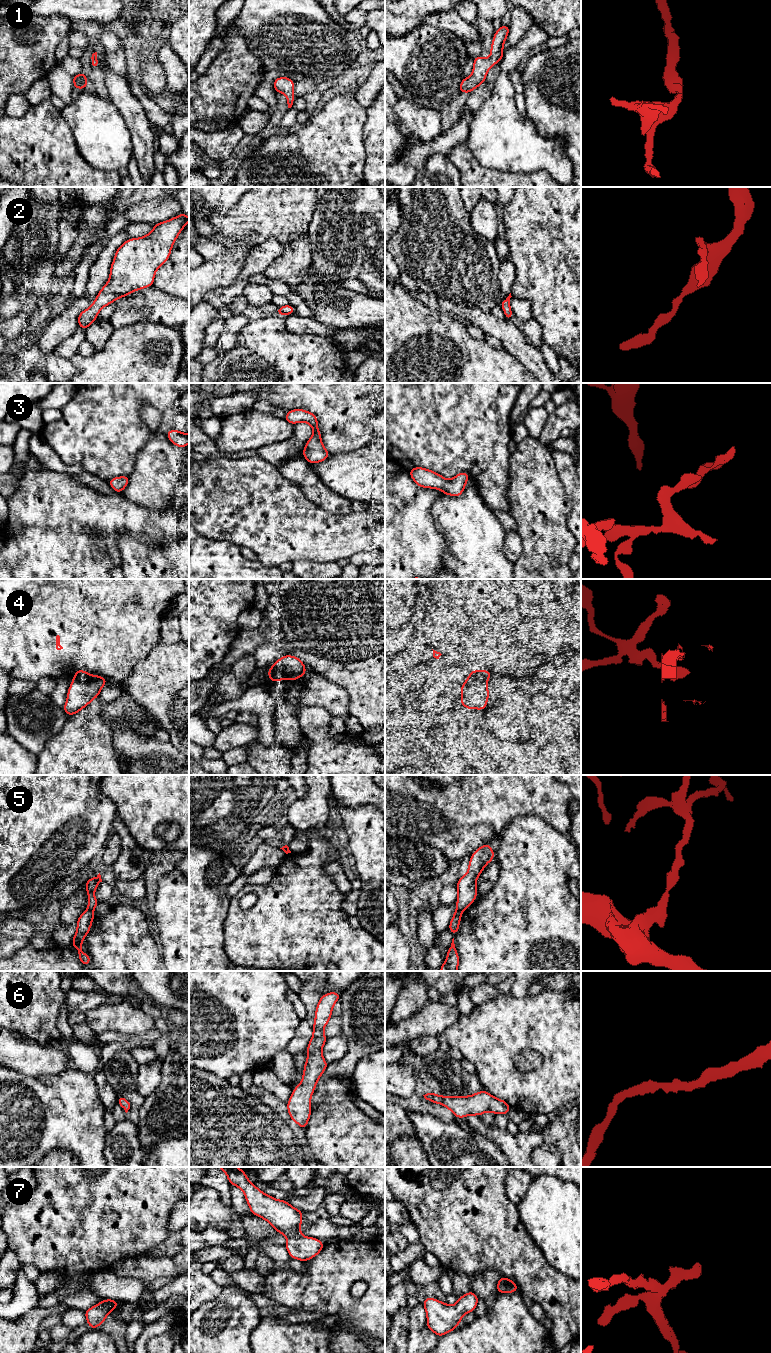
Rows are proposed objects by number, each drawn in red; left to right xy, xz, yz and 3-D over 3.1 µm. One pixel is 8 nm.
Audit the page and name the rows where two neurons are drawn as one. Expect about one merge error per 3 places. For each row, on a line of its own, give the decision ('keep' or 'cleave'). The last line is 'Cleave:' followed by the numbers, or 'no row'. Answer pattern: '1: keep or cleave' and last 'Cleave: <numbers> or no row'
1: keep
2: keep
3: keep
4: cleave
5: cleave
6: keep
7: keep
Cleave: 4, 5

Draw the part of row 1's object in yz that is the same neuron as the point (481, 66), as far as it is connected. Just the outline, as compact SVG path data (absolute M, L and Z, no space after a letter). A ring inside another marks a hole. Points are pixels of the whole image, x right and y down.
M502 25L494 34L491 44L490 58L484 59L480 55L473 58L474 66L470 77L463 78L459 90L461 93L470 93L479 85L484 84L489 69L500 62L504 56L503 44L509 33L509 25Z

